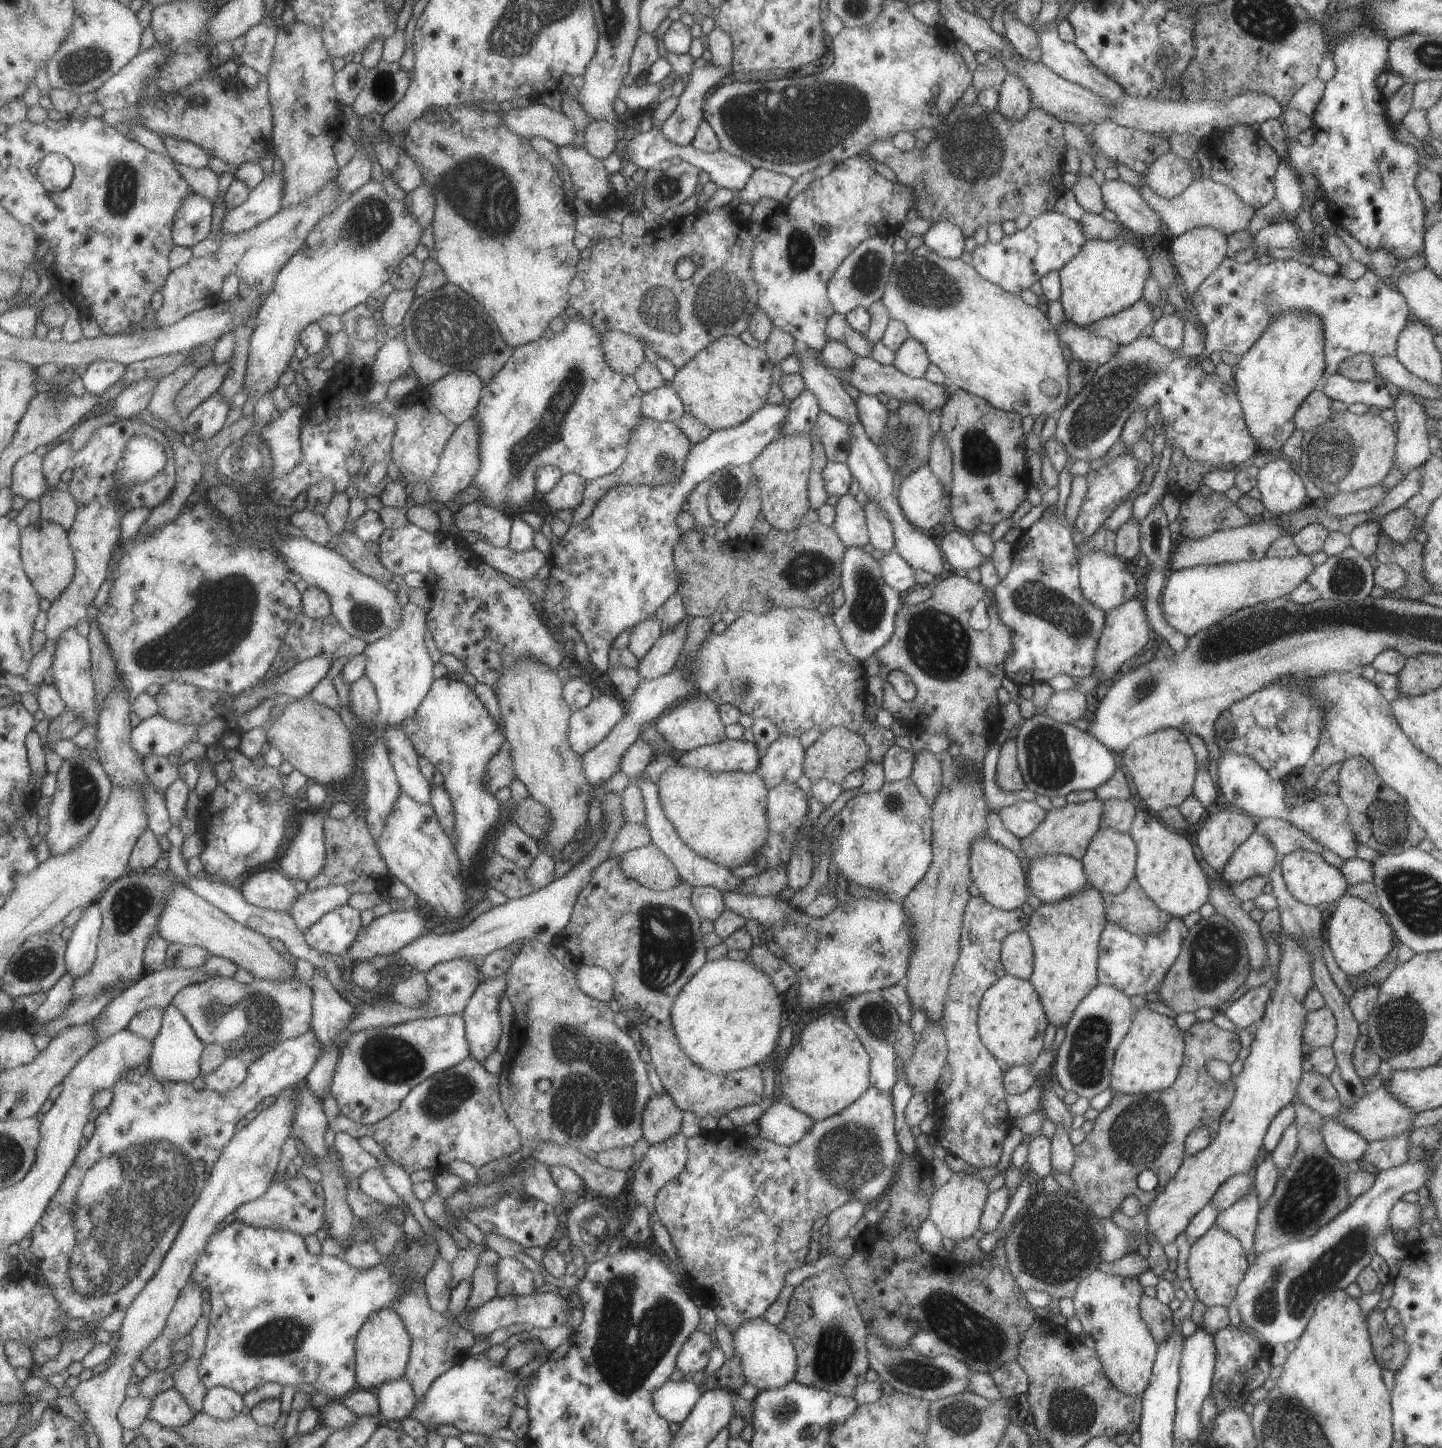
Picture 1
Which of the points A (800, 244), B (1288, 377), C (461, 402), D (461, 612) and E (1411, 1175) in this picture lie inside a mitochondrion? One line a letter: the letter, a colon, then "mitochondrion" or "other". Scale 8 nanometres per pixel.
A: mitochondrion
B: other
C: other
D: other
E: other

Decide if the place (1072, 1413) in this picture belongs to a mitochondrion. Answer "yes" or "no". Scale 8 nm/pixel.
yes

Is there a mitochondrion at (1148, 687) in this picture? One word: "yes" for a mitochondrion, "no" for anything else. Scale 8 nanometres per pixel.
yes

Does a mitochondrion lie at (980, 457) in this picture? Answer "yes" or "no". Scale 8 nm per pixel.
yes

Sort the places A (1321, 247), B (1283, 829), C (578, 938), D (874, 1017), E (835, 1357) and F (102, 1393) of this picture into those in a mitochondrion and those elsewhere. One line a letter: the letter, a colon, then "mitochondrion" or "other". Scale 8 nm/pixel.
A: other
B: other
C: other
D: mitochondrion
E: mitochondrion
F: other

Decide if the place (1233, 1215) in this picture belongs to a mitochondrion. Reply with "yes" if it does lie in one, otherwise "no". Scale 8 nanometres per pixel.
no

